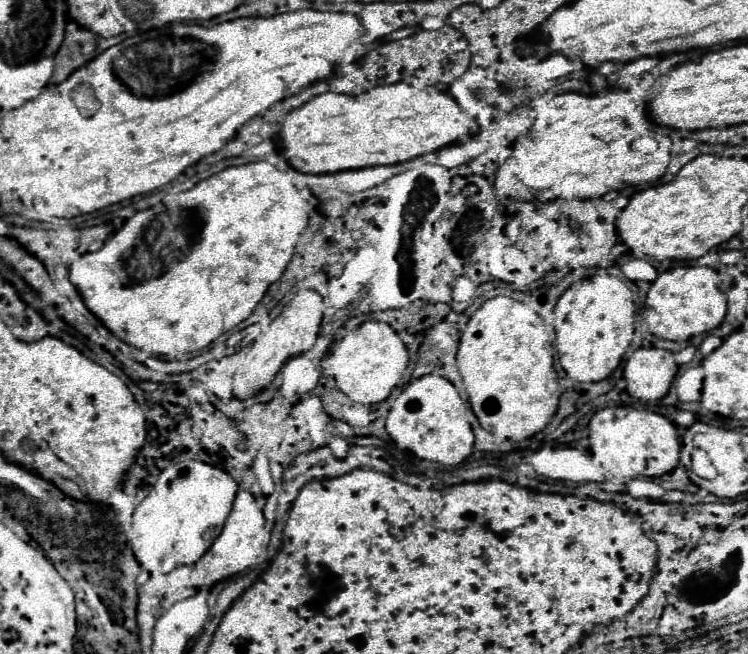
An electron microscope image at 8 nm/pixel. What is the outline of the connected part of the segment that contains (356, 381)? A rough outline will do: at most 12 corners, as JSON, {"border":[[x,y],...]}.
{"border":[[389,323],[353,327],[327,357],[353,403],[379,403],[409,361]]}

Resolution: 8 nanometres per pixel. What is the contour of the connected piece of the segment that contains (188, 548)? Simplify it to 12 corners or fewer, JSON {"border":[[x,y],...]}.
{"border":[[189,459],[167,465],[127,541],[149,573],[195,563],[239,485]]}

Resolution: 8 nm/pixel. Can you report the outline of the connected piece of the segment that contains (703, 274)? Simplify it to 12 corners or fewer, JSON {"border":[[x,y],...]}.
{"border":[[665,269],[649,285],[643,321],[683,341],[727,311],[717,271]]}

